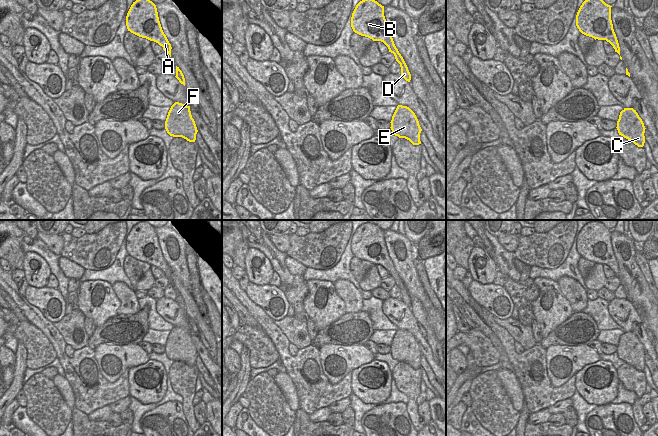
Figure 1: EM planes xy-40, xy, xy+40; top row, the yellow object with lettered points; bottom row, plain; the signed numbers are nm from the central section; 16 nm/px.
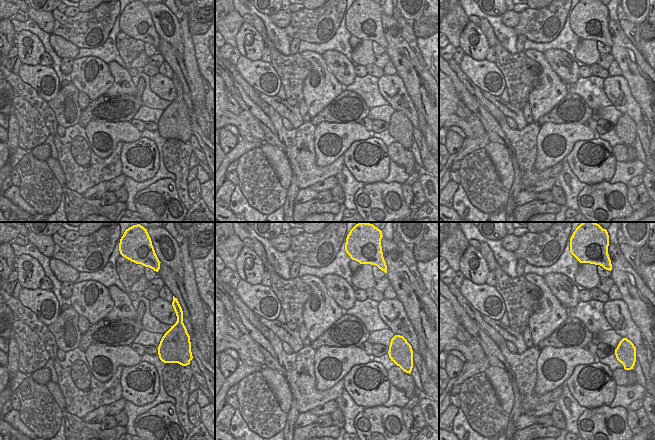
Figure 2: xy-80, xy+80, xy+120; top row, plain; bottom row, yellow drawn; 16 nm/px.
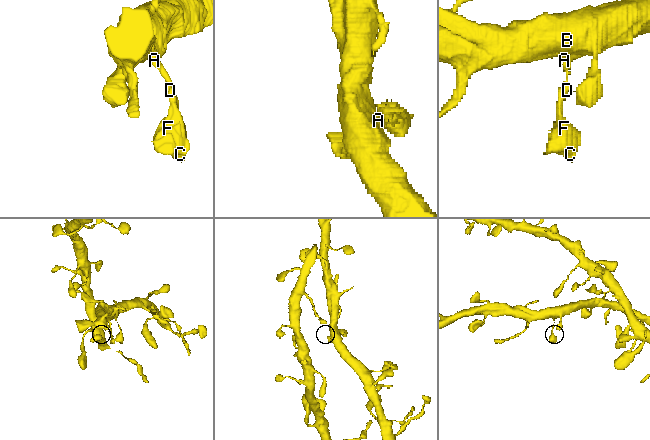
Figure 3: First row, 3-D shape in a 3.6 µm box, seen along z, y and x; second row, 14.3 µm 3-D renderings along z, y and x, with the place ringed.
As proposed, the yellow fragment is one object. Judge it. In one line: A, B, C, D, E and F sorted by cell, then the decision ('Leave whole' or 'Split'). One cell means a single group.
Groups: A B C D E F. Leave whole.

